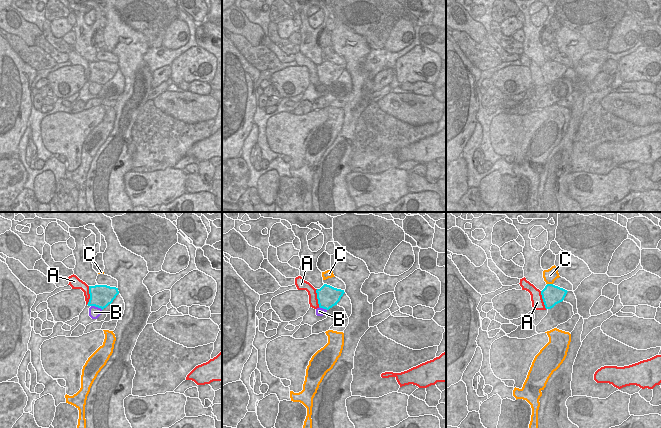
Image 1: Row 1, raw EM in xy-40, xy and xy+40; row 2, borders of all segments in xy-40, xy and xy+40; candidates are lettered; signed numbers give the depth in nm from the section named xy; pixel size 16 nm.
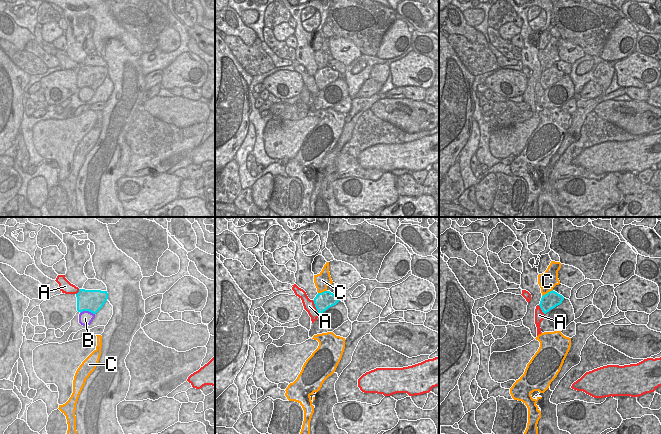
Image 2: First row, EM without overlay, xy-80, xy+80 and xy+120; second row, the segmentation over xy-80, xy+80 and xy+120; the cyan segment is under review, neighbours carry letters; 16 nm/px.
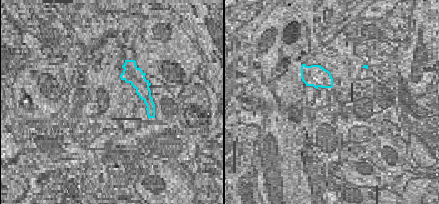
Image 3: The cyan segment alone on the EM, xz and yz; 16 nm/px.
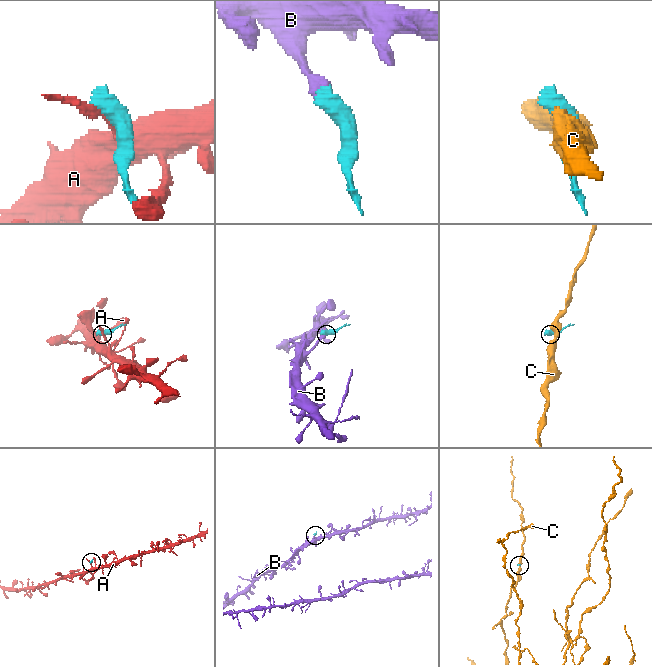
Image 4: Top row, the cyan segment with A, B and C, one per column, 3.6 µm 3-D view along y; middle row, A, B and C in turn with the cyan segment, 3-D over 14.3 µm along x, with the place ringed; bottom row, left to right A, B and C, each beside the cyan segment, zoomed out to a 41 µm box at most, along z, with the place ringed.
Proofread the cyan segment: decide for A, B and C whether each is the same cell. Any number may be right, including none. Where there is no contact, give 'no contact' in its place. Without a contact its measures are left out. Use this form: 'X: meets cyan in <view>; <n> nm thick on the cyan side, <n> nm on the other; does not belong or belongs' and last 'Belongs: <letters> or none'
A: meets cyan in xy-40; 360 nm thick on the cyan side, 160 nm on the other; does not belong
B: meets cyan in xy-40; 360 nm thick on the cyan side, 190 nm on the other; does not belong
C: meets cyan in xy+40; 320 nm thick on the cyan side, 220 nm on the other; does not belong
Belongs: none

